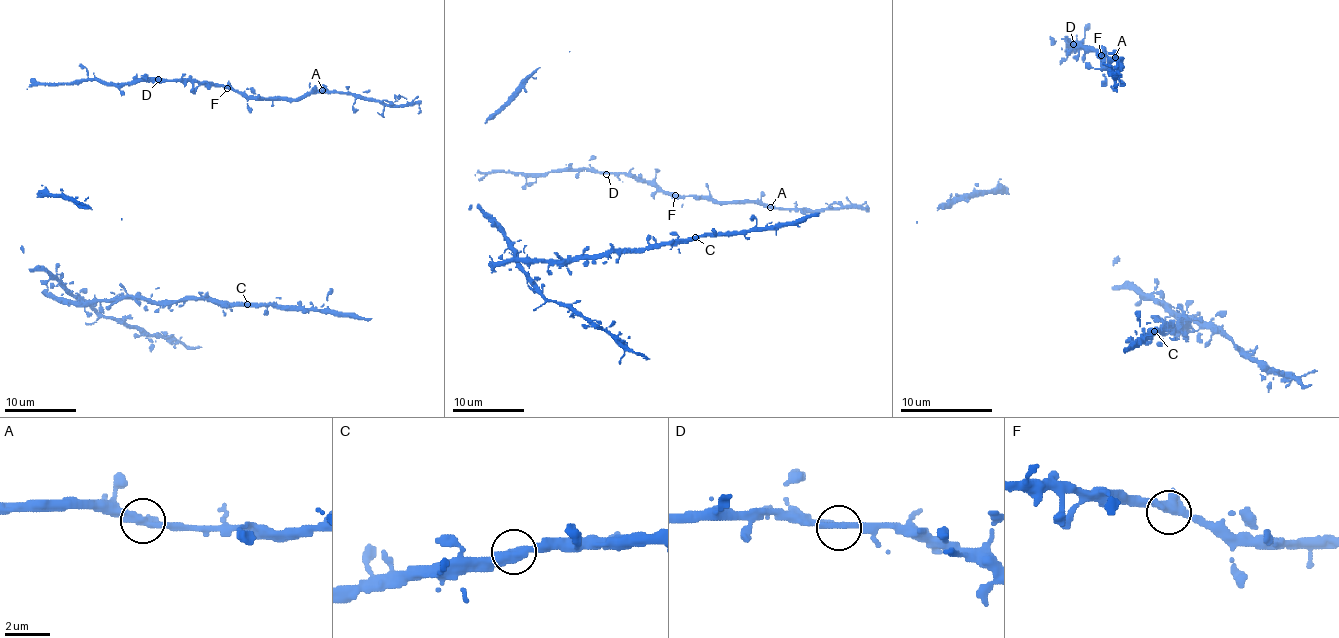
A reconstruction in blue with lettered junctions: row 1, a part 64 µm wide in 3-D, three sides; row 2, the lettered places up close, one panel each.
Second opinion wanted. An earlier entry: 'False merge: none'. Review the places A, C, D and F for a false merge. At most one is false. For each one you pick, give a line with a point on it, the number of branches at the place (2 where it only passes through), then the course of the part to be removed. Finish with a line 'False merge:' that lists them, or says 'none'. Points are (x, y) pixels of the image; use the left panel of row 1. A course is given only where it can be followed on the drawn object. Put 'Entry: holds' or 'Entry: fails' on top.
Entry: holds
False merge: none

